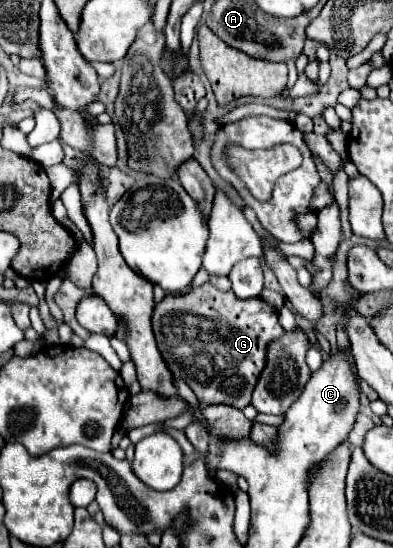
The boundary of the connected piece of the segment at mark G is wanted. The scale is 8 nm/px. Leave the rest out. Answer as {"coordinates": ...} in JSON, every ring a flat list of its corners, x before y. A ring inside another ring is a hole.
{"coordinates":[[210,283,194,287,186,295,166,295,154,309,152,327,168,369,190,385,204,407,226,403,236,409,250,403,254,381,266,361,266,341,284,333,272,305,260,297,238,299,232,291,220,291],[186,313,204,319,186,319]]}

